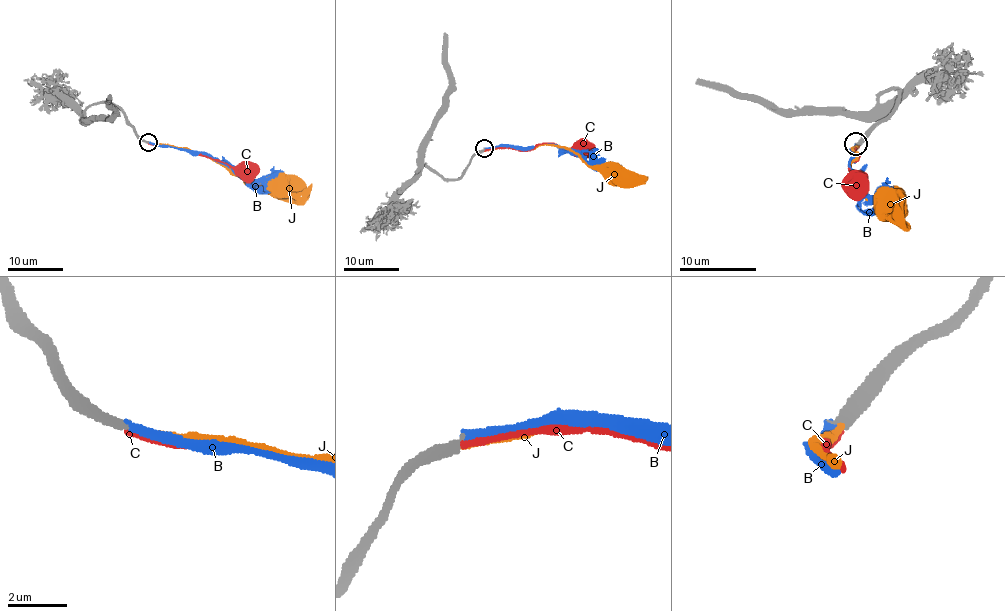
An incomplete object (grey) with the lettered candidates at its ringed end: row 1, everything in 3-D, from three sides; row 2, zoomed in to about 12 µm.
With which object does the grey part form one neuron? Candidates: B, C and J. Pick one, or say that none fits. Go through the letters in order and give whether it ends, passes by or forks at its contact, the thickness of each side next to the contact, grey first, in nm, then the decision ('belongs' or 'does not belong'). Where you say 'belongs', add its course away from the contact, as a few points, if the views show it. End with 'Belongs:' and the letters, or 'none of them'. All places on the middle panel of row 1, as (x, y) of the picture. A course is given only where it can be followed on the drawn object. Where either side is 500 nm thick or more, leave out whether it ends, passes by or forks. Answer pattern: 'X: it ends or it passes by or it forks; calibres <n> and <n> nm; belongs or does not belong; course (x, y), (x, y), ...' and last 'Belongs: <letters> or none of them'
B: it ends; calibres 320 and 240 nm; belongs; course (483, 149), (553, 144), (595, 166), (620, 173)
C: it ends; calibres 320 and 200 nm; does not belong
J: it ends; calibres 320 and 200 nm; does not belong
Belongs: B

